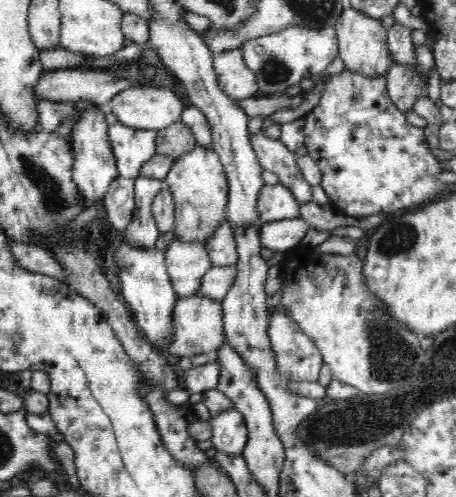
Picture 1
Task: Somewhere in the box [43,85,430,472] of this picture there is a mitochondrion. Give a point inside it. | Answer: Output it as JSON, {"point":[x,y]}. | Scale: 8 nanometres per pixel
{"point":[391,358]}

